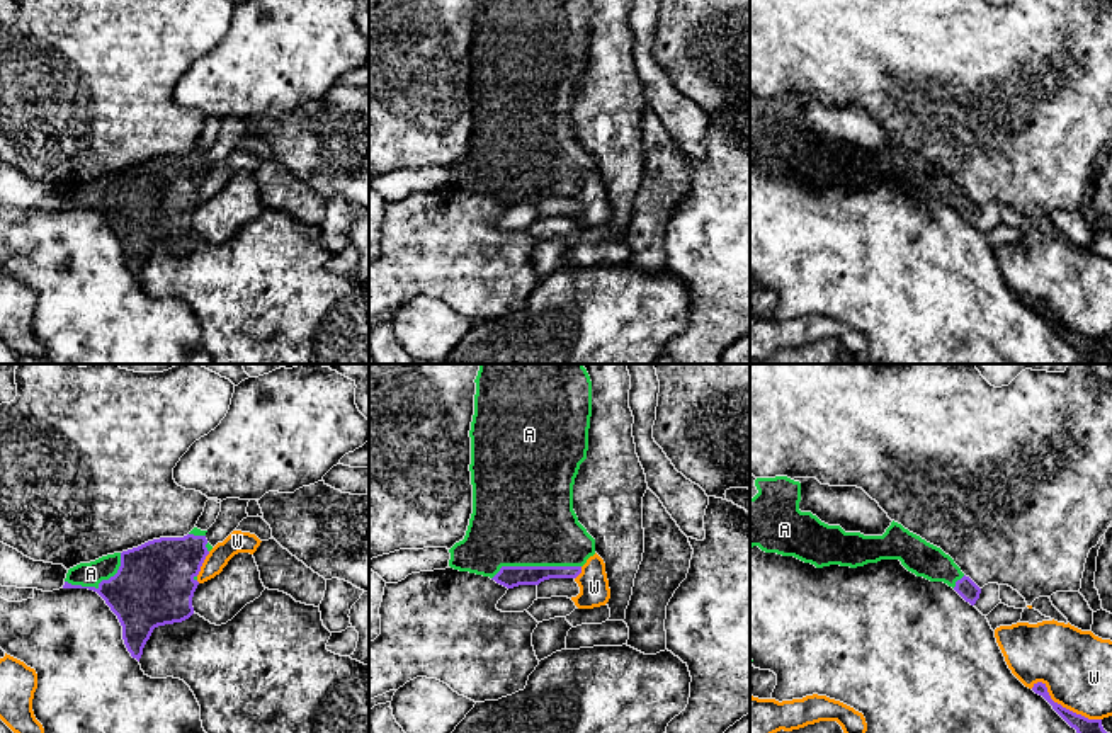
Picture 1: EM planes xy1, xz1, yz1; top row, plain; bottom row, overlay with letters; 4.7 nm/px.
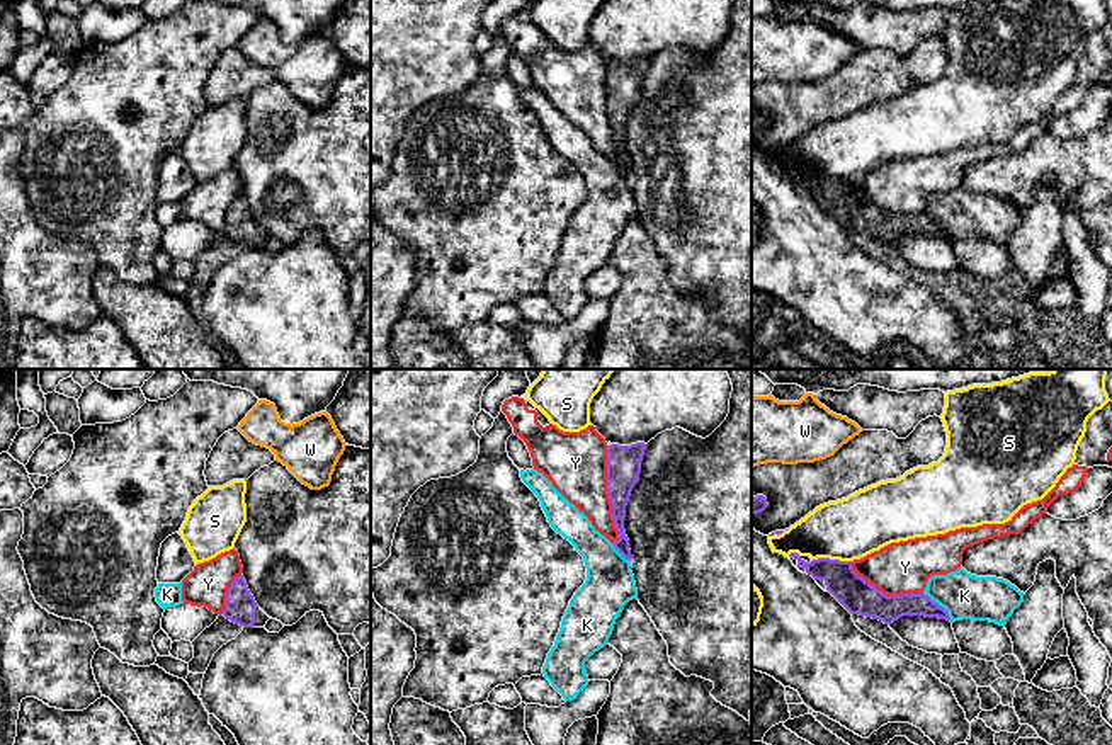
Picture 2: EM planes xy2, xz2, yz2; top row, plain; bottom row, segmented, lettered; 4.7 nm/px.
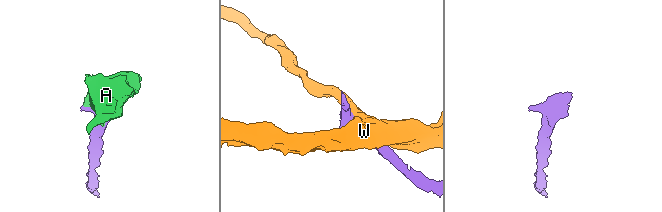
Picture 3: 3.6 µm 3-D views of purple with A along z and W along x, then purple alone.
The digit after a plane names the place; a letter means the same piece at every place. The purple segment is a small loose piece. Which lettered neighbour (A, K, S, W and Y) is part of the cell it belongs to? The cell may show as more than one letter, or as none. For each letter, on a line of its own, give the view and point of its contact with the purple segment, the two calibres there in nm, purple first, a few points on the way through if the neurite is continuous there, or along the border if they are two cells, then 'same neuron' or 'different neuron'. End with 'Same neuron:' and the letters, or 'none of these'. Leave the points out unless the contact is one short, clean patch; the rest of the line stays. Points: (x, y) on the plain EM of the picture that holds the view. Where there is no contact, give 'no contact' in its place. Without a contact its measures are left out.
A: xz1 (534, 186) | 100/480 nm | same neuron
K: yz2 (937, 223) | 130/220 nm | along yz2 (922, 211), (936, 220), (951, 238) | different neuron
S: yz2 (832, 179) | 160/300 nm | along yz2 (813, 177), (851, 181) | different neuron
W: yz1 (1061, 325) | 130/340 nm | different neuron
Y: xz2 (609, 114) | 160/300 nm | different neuron
Same neuron: A

